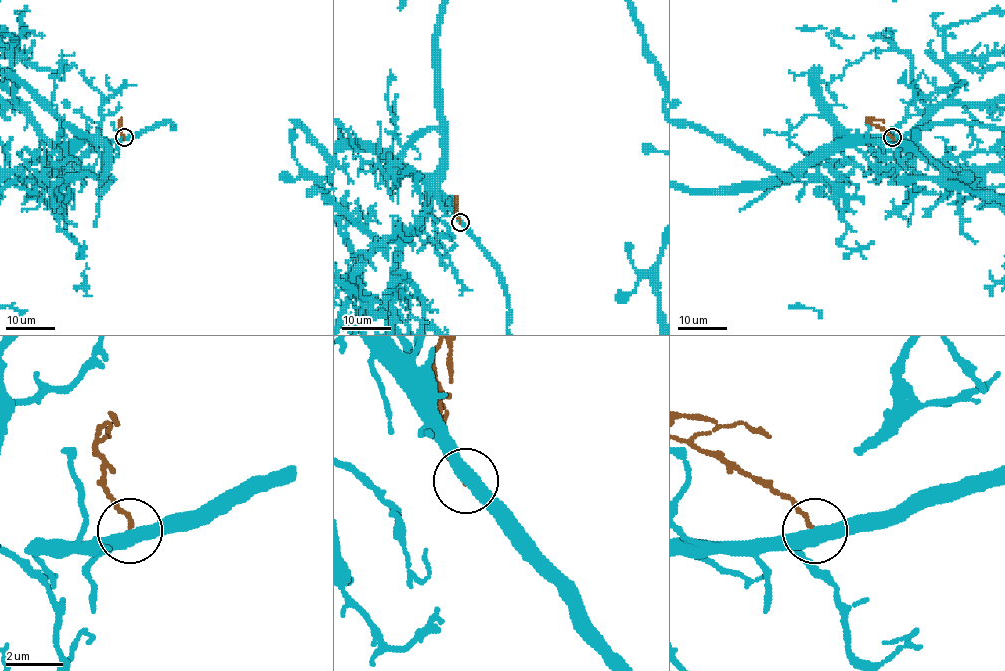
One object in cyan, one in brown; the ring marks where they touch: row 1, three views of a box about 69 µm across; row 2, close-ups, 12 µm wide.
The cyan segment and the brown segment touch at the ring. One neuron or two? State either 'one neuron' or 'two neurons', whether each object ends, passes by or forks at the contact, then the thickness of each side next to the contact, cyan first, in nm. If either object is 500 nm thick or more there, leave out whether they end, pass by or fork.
two neurons; cyan passes by; brown ends; calibres 440 and 150 nm

